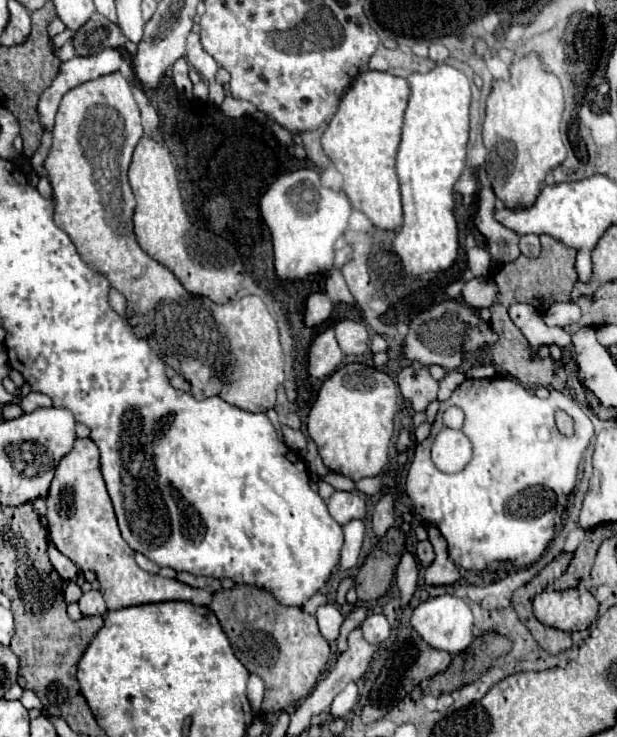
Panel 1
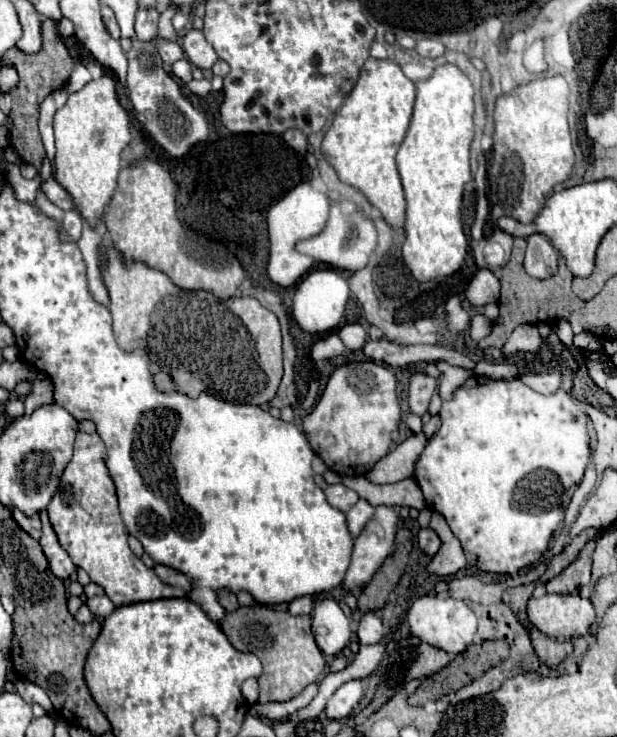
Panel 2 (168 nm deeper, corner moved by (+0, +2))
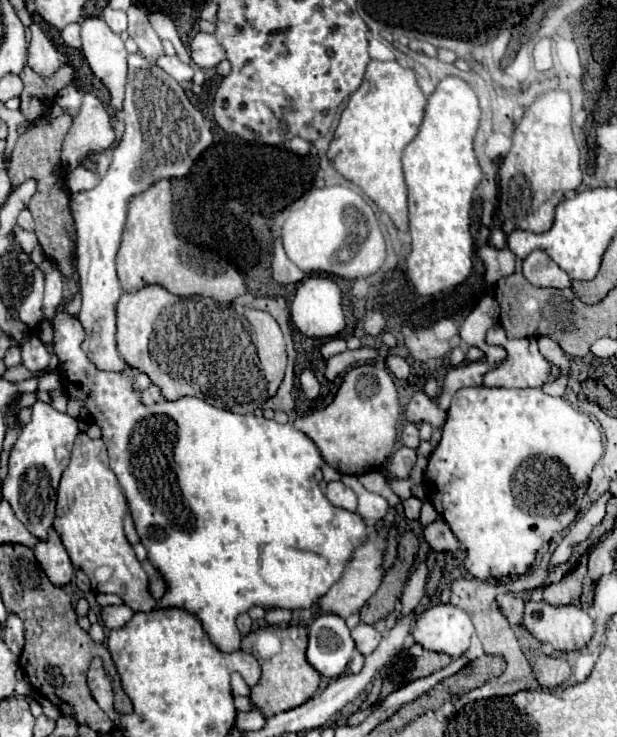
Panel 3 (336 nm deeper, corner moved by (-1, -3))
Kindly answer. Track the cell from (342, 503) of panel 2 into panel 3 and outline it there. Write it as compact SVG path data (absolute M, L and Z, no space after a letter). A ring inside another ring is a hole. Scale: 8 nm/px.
M340 480L338 482L328 482L328 488L326 488L326 498L334 504L334 506L340 506L344 510L350 510L354 512L356 510L356 494L352 488L344 486Z

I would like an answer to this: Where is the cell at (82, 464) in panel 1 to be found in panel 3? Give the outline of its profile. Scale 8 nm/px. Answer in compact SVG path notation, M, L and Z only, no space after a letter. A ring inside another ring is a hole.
M80 432L72 448L72 460L64 470L58 486L54 530L62 538L72 564L84 570L84 574L90 578L94 592L118 594L132 610L150 612L156 608L156 600L150 596L148 576L124 536L122 520L126 516L126 510L126 496L122 494L122 488L108 466L108 452L104 442L92 440L86 432ZM100 566L108 566L112 570L112 576L104 584L94 578L94 572Z

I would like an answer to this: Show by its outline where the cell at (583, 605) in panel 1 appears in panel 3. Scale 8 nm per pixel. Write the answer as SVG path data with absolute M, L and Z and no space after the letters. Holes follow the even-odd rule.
M534 600L526 602L524 628L534 638L538 638L540 642L550 642L554 650L560 650L560 652L572 652L572 650L584 648L594 634L594 622L586 610L578 606L550 606L544 602L534 602Z

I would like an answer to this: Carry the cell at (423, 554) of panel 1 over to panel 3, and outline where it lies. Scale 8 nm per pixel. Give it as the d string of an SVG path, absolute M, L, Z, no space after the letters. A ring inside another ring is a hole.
M438 518L438 520L434 520L432 524L428 524L428 526L424 528L424 538L426 538L426 542L430 544L430 548L436 550L436 552L446 552L446 550L454 552L454 550L458 550L458 546L460 546L460 542L458 542L456 536L452 534L452 530L450 530L448 524L444 522L444 518Z

